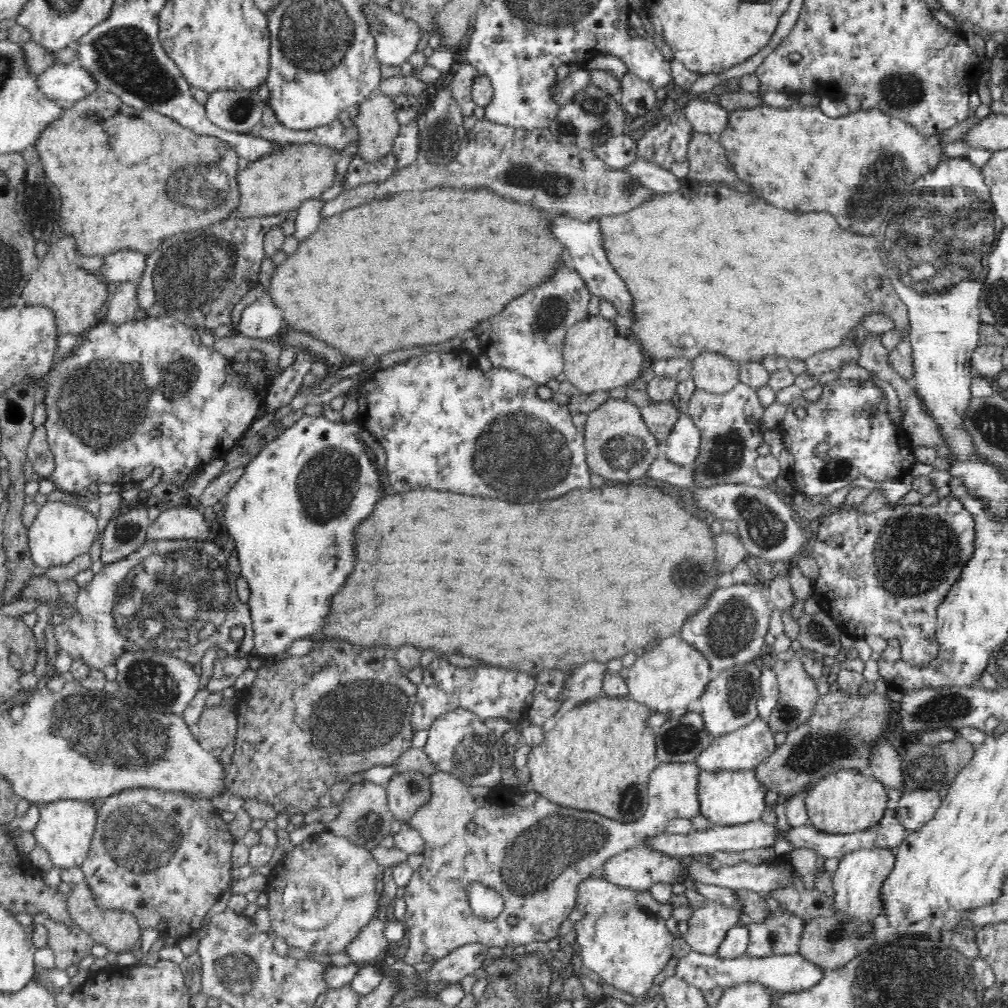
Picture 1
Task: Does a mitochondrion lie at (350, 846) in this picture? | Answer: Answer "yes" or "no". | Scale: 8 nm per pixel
yes

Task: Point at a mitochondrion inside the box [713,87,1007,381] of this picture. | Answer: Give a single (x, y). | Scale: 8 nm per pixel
(953, 227)

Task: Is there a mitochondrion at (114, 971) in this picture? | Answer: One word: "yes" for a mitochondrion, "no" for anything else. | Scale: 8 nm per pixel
no

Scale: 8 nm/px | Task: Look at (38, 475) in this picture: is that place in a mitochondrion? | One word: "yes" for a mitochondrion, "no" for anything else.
no

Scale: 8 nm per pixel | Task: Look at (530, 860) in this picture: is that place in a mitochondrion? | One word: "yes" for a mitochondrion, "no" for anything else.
yes

